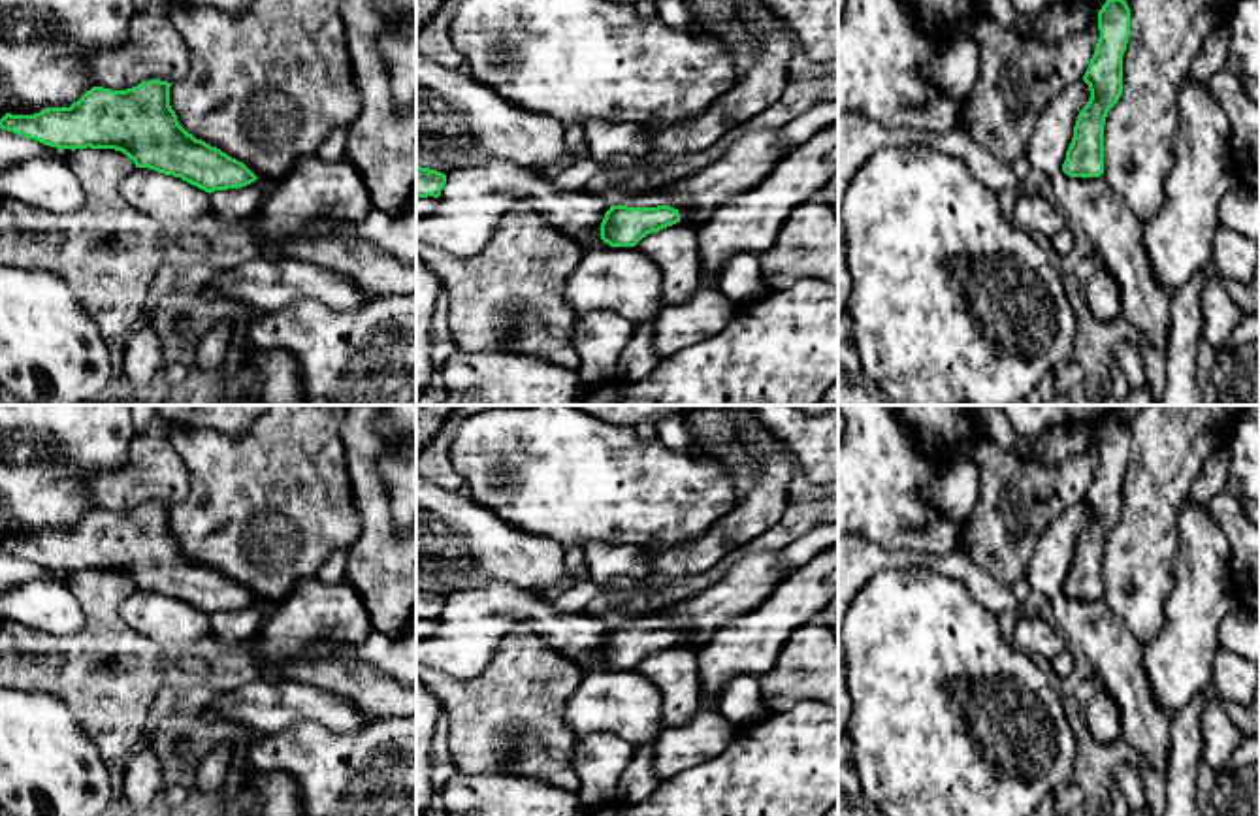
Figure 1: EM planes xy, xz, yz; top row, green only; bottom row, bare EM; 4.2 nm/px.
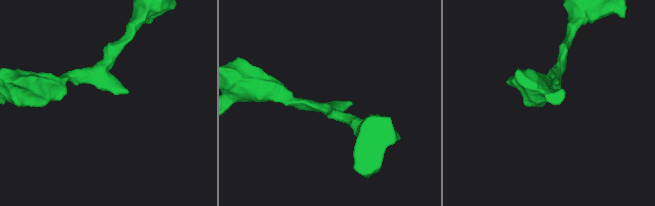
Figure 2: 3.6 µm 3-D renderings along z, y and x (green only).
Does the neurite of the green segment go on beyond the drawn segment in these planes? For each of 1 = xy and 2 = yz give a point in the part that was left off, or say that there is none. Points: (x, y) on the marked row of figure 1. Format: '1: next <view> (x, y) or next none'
1: next none
2: next none

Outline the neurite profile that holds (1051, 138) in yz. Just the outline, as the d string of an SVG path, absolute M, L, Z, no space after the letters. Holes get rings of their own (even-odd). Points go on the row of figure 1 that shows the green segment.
M1083 79L1070 83L1051 98L1028 141L1026 158L1032 170L1045 173L1049 179L1062 170L1077 115L1089 98L1090 90Z

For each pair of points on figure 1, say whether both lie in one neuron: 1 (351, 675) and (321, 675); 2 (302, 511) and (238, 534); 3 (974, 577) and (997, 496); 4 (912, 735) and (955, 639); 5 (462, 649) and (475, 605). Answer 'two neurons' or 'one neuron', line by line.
1: one neuron
2: one neuron
3: two neurons
4: one neuron
5: one neuron

